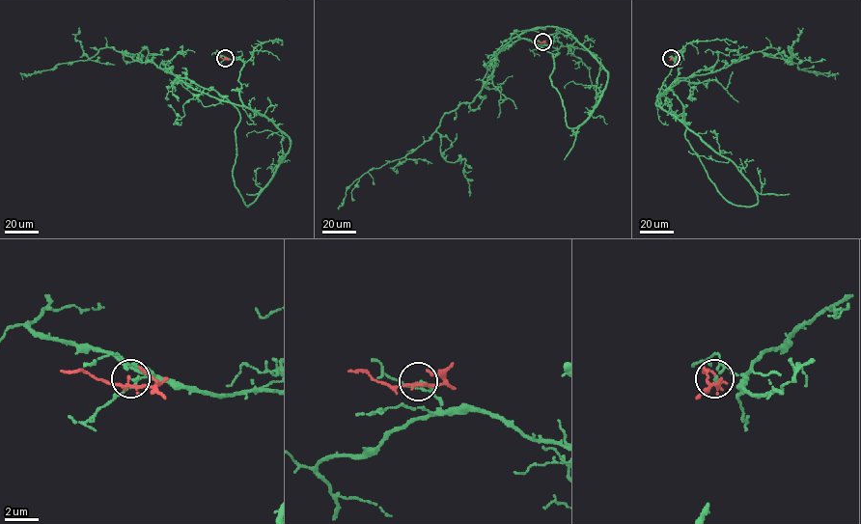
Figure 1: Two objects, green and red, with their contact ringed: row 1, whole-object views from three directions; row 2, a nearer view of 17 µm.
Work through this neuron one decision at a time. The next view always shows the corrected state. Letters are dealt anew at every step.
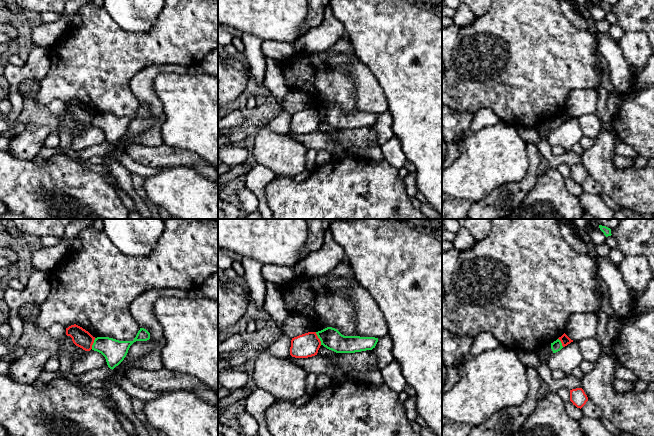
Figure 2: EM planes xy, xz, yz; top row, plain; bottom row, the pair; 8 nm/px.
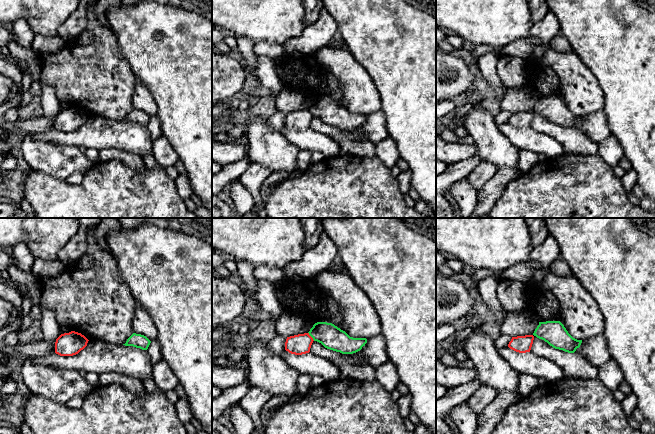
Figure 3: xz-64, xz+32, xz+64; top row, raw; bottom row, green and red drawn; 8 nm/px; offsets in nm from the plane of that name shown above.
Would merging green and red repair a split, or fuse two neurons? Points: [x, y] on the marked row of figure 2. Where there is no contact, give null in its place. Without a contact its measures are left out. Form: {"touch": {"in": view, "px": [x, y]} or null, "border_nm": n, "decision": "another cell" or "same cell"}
{"touch": {"in": "xz", "px": [318, 337]}, "border_nm": 120, "decision": "another cell"}

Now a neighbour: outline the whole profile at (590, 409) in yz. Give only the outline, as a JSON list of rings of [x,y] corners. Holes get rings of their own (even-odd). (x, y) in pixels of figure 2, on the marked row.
[[[588,399],[586,404],[581,408],[583,416],[594,419],[601,419],[603,417],[602,408]]]

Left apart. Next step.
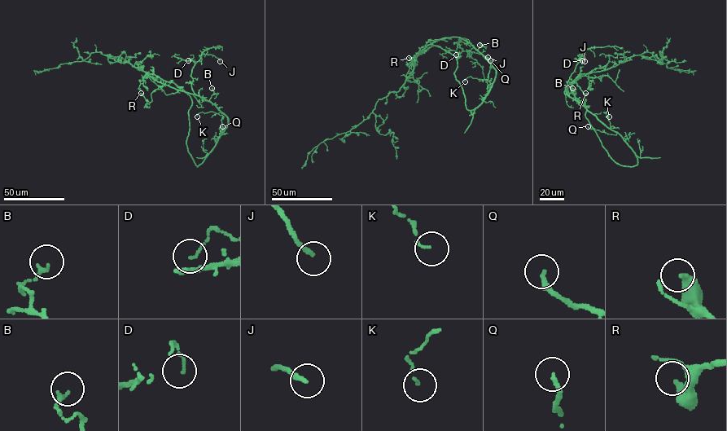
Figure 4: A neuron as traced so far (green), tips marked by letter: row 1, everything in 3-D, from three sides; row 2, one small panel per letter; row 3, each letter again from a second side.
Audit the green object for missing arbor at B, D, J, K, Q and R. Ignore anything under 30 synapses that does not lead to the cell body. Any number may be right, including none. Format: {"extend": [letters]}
{"extend": []}

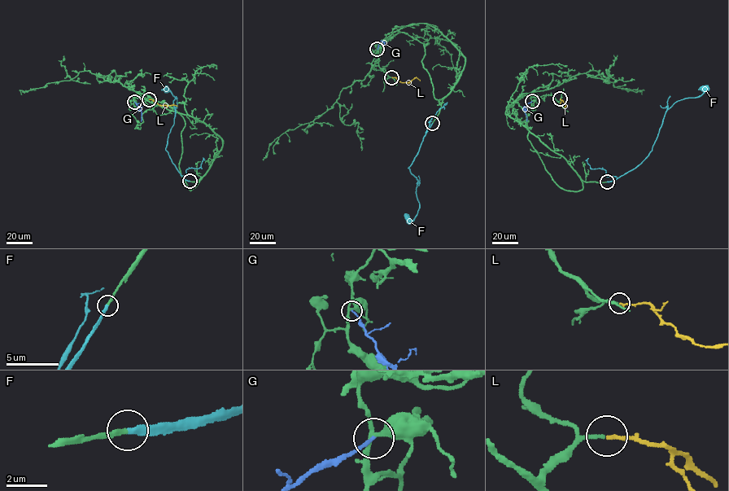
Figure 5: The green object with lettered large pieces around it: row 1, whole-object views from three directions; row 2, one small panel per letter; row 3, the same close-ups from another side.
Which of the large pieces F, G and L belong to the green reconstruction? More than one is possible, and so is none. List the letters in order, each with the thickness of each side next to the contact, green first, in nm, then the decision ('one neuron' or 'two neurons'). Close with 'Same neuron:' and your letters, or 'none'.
F: 240 nm thick on the green side, 280 nm on the other; one neuron
G: 240 nm thick on the green side, 160 nm on the other; two neurons
L: 180 nm thick on the green side, 180 nm on the other; one neuron
Same neuron: F, L

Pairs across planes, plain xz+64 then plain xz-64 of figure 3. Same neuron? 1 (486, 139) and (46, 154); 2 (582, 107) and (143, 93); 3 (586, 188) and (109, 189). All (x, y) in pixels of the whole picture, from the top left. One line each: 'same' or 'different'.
1: same
2: same
3: same

